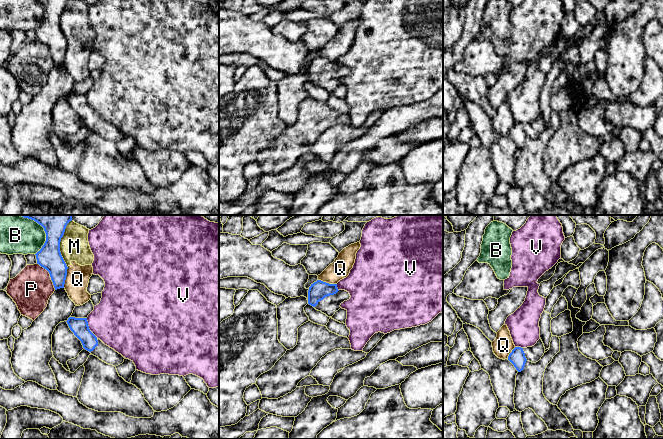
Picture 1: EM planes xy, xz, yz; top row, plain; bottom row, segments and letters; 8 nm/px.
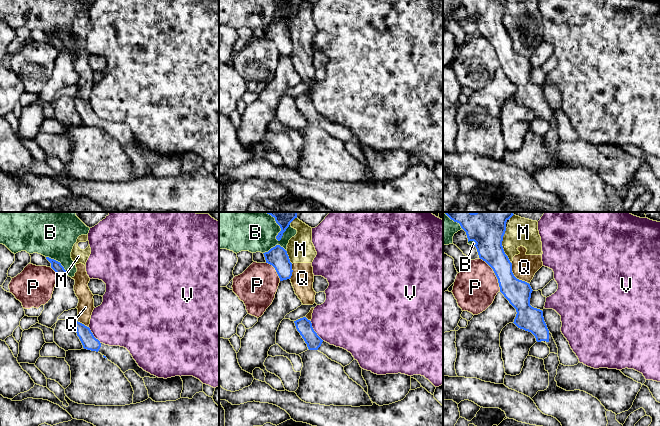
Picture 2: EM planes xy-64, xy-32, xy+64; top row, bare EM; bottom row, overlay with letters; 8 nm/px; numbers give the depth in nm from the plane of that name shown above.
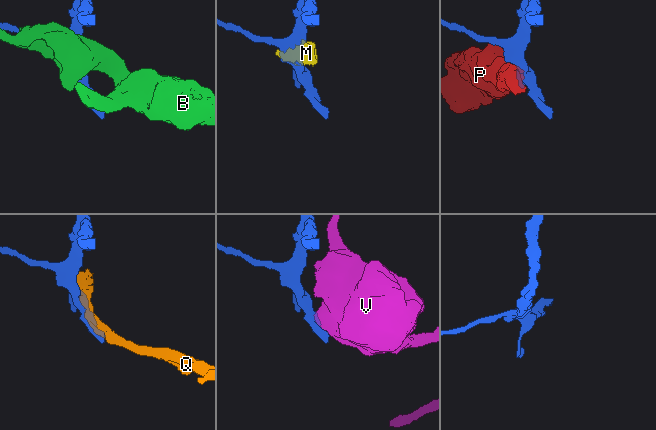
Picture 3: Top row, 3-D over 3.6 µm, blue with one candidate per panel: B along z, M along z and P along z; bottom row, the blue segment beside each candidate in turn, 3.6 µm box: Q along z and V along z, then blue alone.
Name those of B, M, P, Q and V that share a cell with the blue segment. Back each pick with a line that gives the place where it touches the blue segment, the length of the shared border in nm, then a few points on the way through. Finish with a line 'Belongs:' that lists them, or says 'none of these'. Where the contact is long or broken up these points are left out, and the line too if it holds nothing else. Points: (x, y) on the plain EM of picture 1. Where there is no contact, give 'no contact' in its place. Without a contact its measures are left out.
Belongs: none of these

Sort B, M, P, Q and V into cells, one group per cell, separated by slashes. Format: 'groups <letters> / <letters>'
groups B / M Q / P / V

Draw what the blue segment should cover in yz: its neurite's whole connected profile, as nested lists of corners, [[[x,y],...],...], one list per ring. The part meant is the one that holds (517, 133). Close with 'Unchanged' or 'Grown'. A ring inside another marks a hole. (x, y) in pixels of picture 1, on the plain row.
[[[541,114],[532,123],[521,124],[515,123],[508,132],[508,136],[514,141],[518,148],[524,145],[525,139],[538,138],[545,129],[545,123]]]. Grown

